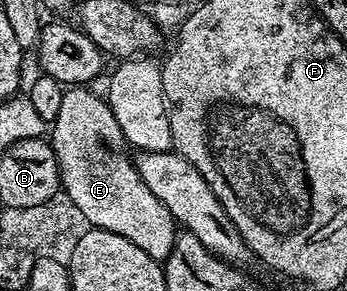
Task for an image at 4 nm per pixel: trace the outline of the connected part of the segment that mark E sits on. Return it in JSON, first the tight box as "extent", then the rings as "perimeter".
{"extent":[51,88,176,263],"perimeter":[[[68,88],[62,97],[60,112],[51,125],[51,130],[53,130],[51,144],[55,156],[58,157],[60,186],[64,194],[85,215],[92,228],[117,233],[132,241],[139,249],[144,249],[145,253],[155,260],[160,263],[164,262],[175,244],[176,221],[165,205],[153,196],[153,191],[142,181],[140,174],[136,171],[132,156],[126,154],[127,142],[111,107],[100,94],[97,96],[87,90],[91,89]]]}

